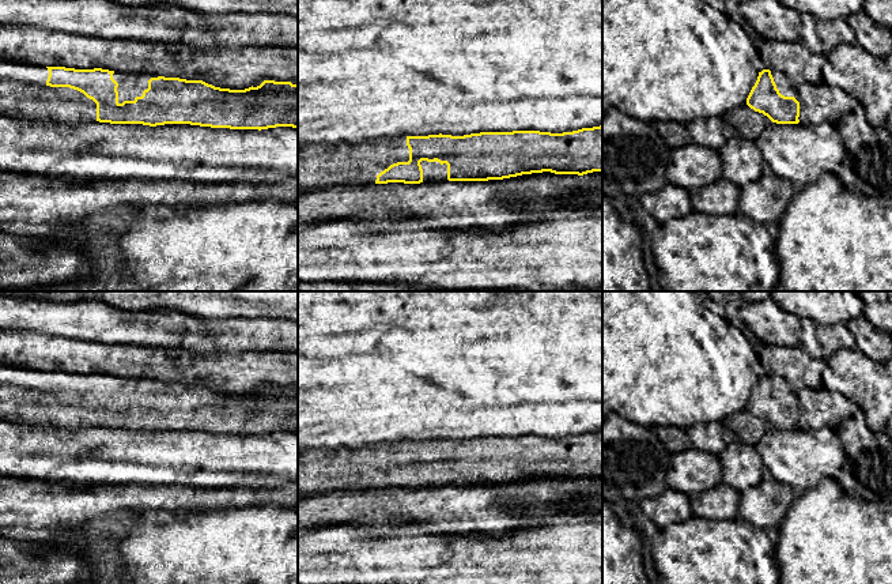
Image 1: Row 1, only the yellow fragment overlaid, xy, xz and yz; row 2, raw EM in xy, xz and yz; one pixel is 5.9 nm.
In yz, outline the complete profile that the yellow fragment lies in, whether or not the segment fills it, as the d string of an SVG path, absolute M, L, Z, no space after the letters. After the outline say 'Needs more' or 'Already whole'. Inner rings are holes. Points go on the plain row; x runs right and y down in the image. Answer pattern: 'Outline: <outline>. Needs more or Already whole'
Outline: M763 374L752 392L747 410L776 429L798 429L797 392L789 381L775 374Z. Needs more

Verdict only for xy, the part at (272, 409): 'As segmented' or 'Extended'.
Extended

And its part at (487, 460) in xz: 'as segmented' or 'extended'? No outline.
extended

